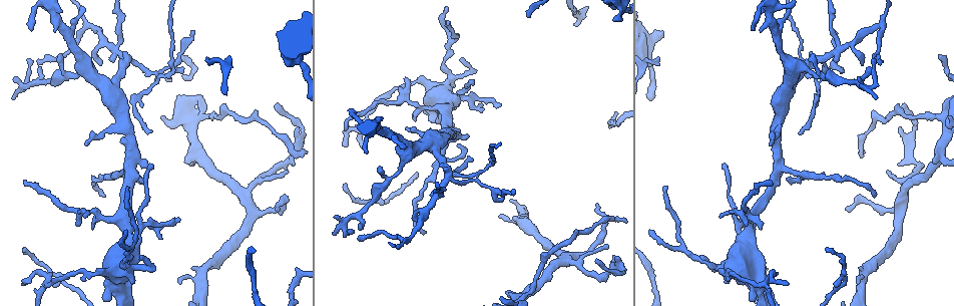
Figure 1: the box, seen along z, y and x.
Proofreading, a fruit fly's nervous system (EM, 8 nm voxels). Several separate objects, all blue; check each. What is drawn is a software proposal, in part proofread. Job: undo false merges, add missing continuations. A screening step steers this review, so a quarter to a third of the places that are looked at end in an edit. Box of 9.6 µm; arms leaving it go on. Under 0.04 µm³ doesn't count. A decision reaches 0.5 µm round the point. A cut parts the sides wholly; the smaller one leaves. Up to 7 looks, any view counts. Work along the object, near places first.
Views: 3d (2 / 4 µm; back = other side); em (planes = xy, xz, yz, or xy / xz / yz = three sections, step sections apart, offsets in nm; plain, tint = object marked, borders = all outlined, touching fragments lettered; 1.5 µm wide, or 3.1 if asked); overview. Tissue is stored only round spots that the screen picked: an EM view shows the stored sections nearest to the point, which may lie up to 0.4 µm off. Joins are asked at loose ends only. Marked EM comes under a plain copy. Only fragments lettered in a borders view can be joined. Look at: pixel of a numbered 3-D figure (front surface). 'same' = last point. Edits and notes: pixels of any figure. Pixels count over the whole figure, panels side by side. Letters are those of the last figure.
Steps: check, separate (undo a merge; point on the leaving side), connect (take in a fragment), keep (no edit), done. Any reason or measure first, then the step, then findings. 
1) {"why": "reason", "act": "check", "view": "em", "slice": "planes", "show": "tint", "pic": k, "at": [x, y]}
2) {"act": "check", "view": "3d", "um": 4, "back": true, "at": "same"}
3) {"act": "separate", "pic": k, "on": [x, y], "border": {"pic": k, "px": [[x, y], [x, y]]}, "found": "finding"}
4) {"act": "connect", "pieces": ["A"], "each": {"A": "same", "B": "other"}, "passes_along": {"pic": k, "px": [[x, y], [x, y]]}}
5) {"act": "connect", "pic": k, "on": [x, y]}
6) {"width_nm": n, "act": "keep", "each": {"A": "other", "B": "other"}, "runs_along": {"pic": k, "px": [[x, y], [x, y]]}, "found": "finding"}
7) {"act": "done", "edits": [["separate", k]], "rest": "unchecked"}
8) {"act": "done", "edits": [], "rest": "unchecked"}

{"why": "branch stops here", "act": "check", "view": "em", "slice": "xy", "step": 8, "show": "tint", "pic": 1, "at": [858, 81]}

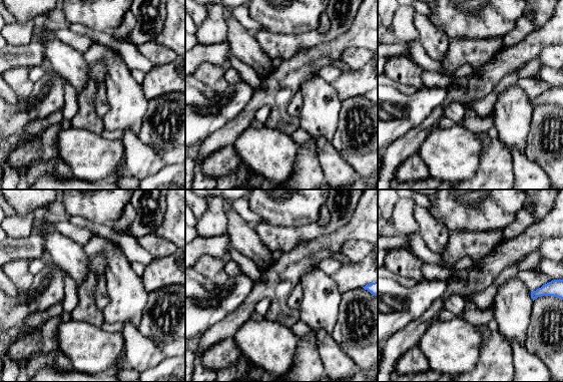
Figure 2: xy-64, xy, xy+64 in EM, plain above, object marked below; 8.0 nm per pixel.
{"why": "another direction", "act": "check", "view": "em", "slice": "planes", "show": "borders", "at": "same"}

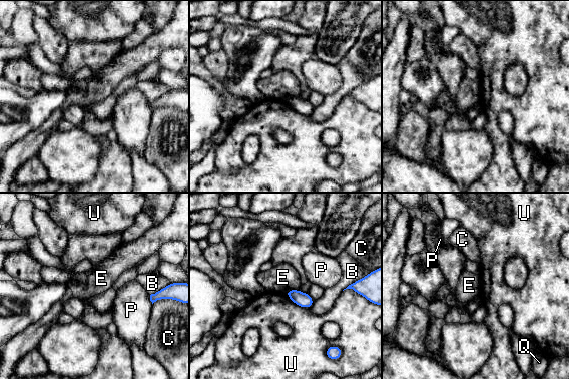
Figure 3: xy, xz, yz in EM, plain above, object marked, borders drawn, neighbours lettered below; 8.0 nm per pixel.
{"act": "keep", "each": {"B": "other", "C": "other", "E": "other", "P": "other", "Q": "other", "U": "other"}, "border": {"pic": 3, "px": [[298, 289], [288, 289], [283, 292]]}, "found": "none of them fits"}

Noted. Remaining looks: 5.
{"act": "check", "view": "em", "slice": "planes", "show": "borders", "pic": 1, "at": [104, 196]}

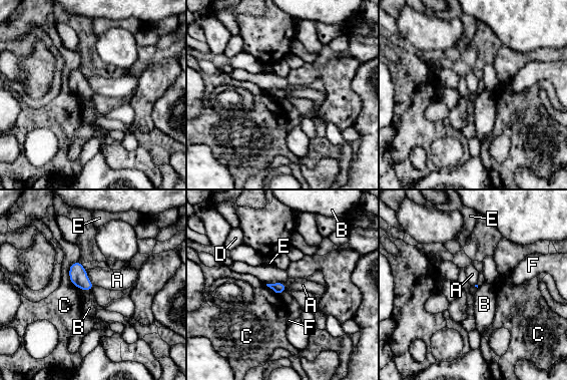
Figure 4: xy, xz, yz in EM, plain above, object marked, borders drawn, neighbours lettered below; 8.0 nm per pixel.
{"act": "keep", "each": {"A": "other", "B": "other", "C": "other", "D": "other", "E": "other", "F": "other"}, "border": {"pic": 4, "px": [[85, 271], [88, 279], [94, 285]]}, "found": "no lettered fragment goes on from it"}

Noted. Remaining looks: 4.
{"why": "an open end", "act": "check", "view": "em", "slice": "planes", "show": "borders", "pic": 1, "at": [770, 144]}

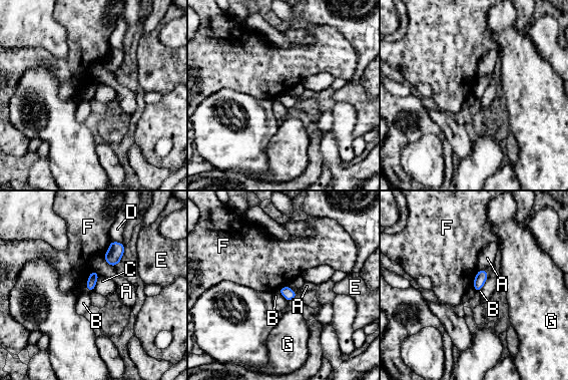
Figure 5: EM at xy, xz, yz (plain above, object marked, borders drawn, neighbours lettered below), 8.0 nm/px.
{"longest_contact_nm": ["B", 190], "act": "keep", "each": {"A": "other", "B": "other", "C": "other", "D": "other", "E": "other", "F": "other", "G": "other"}, "border": {"pic": 5, "px": [[99, 275], [93, 291]]}, "found": "none of them fits"}

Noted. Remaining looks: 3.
{"act": "done", "edits": [], "rest": "unchecked"}

